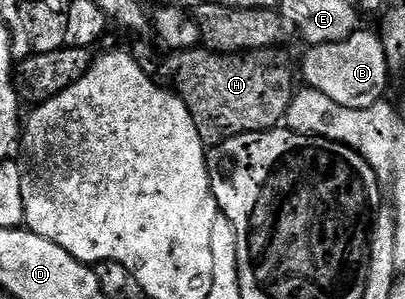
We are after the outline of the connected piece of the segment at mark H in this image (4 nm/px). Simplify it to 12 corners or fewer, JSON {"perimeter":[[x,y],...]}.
{"perimeter":[[285,51],[170,55],[204,147],[274,130],[297,93]]}

